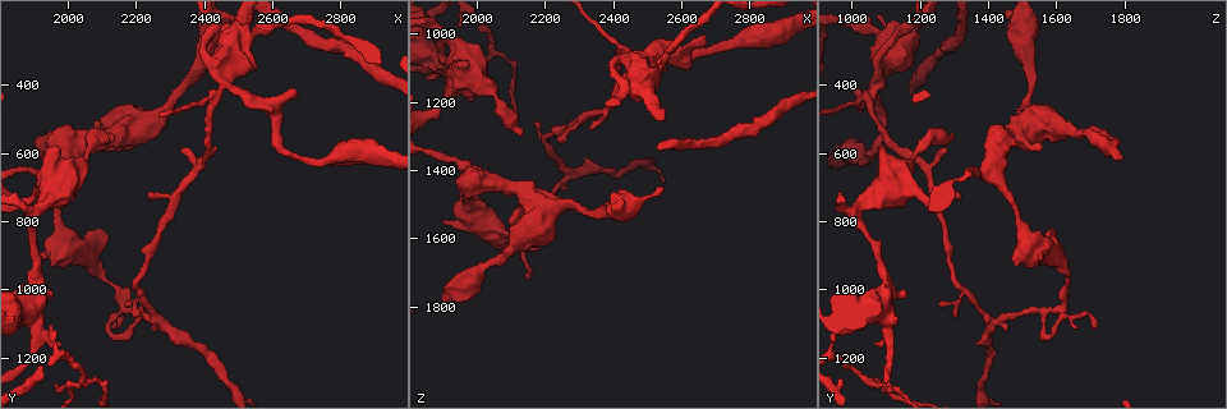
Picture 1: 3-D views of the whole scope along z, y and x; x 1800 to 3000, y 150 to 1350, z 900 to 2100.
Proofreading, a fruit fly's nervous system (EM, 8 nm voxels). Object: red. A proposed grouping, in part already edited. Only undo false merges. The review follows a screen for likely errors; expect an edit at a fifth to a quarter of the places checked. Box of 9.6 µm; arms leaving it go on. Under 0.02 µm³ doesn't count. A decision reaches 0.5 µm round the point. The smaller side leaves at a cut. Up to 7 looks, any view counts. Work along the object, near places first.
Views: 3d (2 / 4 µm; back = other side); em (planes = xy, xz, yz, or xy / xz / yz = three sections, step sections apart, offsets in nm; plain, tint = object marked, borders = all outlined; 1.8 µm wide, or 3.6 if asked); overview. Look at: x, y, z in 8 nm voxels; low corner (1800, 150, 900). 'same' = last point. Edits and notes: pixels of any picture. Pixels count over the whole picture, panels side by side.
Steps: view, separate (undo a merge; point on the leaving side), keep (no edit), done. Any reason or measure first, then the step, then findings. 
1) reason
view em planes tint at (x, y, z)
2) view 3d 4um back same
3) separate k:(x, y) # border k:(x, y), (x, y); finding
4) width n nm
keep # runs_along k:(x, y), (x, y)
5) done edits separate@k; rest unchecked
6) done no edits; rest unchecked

four or more arms meet
view 3d 2um at (2450, 410, 1060)

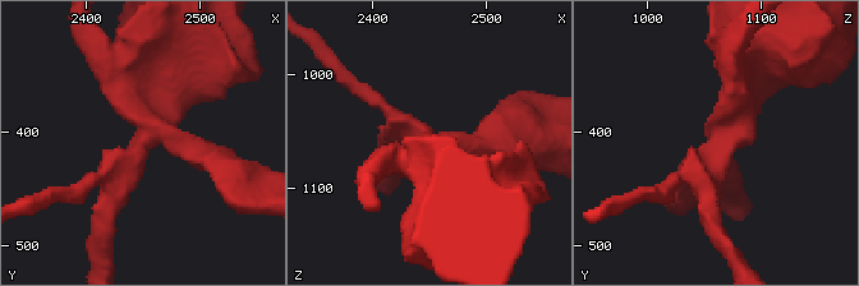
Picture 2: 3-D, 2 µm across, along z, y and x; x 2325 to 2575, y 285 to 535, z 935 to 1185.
view em planes plain at (2454, 412, 1064)

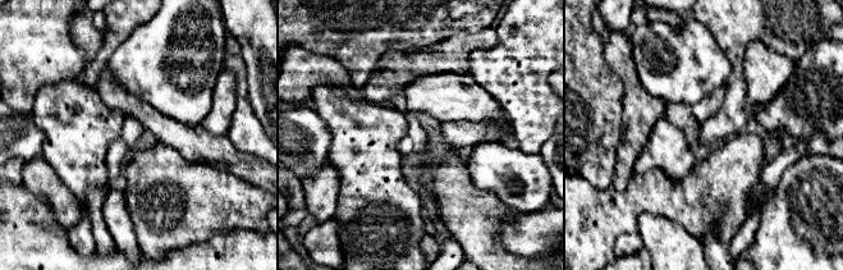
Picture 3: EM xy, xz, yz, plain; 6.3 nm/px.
where the object lies
view em planes tint same

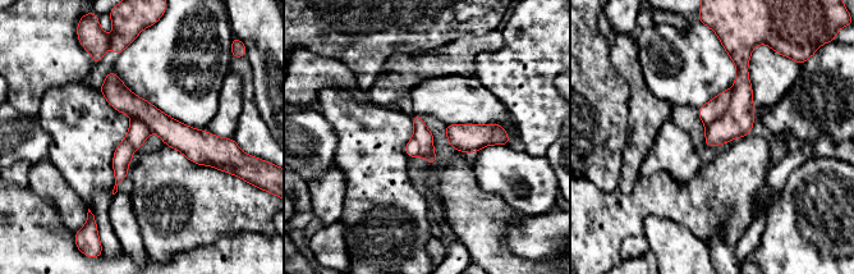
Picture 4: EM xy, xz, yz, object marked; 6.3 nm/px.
separate 4:(712, 110) # border 4:(733, 88), (726, 109), (706, 127); two cells meet here

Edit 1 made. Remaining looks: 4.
abrupt turn
view em yz step 4 tint at (2170, 1050, 1610)

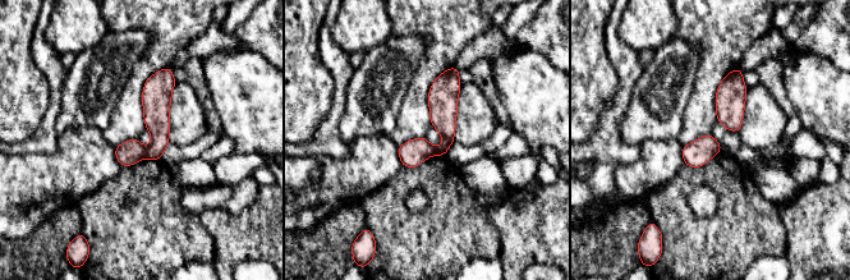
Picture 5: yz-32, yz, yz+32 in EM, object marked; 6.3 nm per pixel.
view em planes tint same

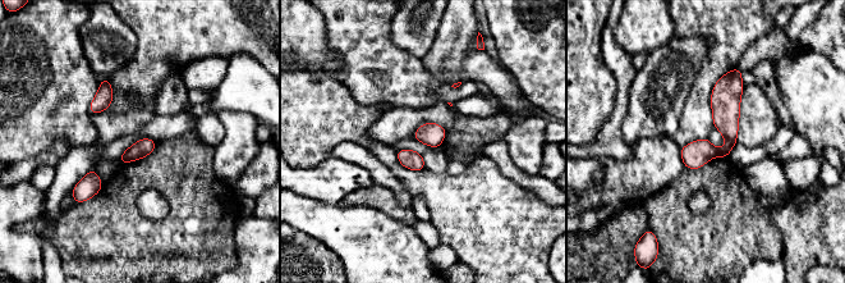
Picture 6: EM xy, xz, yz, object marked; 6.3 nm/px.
separate 6:(694, 155) # border 6:(719, 149), (716, 155); a second cell is stuck on

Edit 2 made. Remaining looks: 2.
thick turns thin
view em planes tint at (1910, 770, 1010)

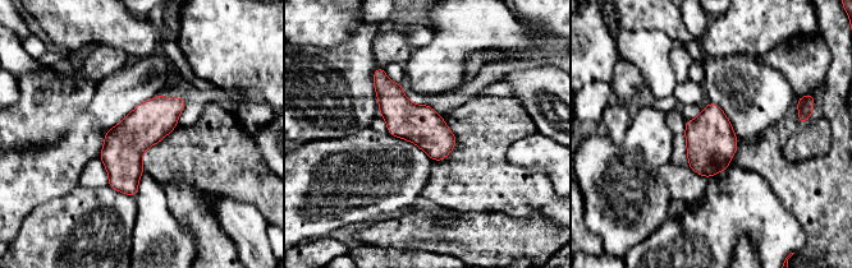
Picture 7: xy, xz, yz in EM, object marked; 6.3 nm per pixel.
keep # runs_along 7:(179, 100), (131, 148), (131, 192); one cell here

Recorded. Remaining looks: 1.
done edits separate@4, separate@6; rest unchecked

